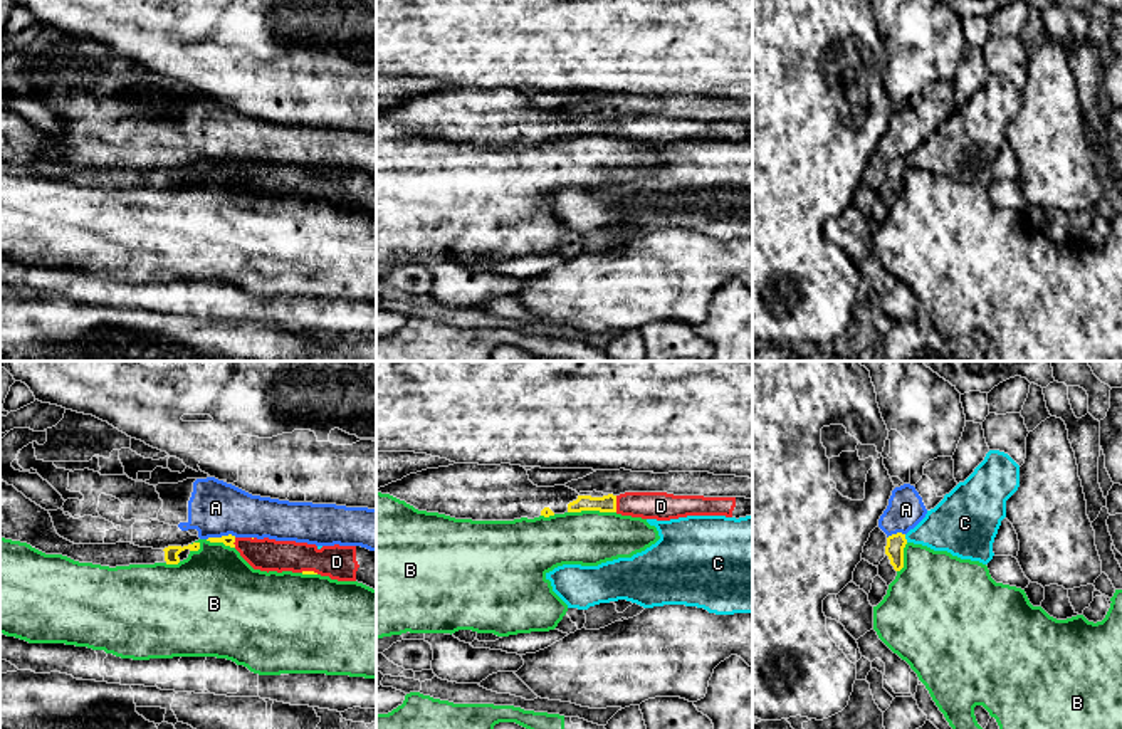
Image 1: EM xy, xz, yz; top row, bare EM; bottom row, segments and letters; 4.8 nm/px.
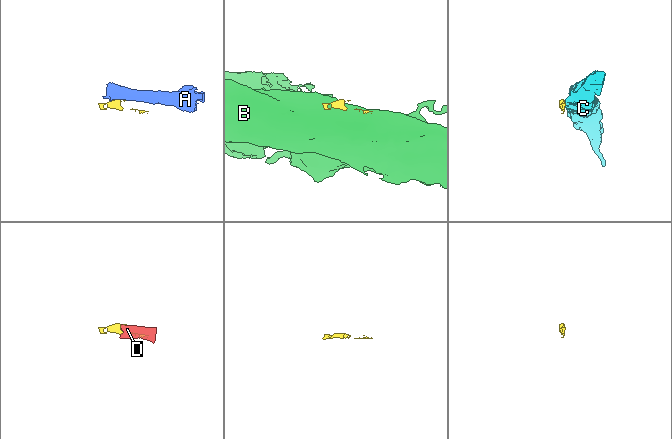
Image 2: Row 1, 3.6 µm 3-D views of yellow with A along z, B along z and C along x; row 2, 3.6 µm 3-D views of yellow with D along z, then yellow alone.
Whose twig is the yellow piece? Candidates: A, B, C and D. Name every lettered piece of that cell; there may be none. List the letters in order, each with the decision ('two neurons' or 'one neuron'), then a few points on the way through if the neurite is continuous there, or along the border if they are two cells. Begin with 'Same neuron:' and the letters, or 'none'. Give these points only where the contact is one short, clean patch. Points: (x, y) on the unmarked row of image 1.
Same neuron: D
A: two neurons | along xy (235, 160), (224, 158), (207, 163)
B: two neurons
C: two neurons | along yz (904, 158), (907, 165)
D: one neuron | across xz (583, 126), (615, 128), (660, 130)

